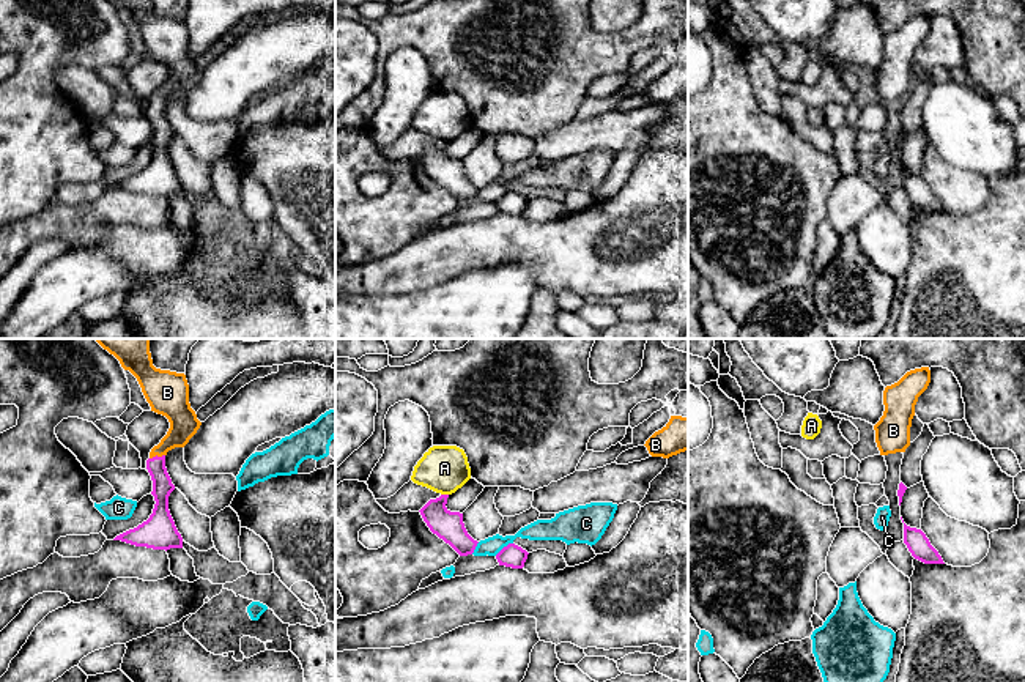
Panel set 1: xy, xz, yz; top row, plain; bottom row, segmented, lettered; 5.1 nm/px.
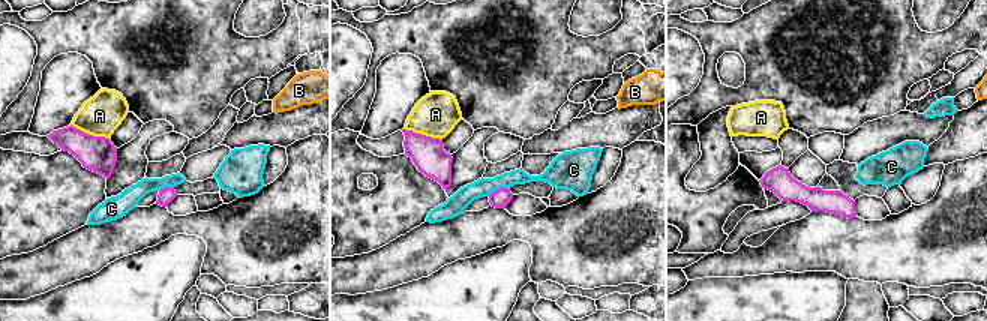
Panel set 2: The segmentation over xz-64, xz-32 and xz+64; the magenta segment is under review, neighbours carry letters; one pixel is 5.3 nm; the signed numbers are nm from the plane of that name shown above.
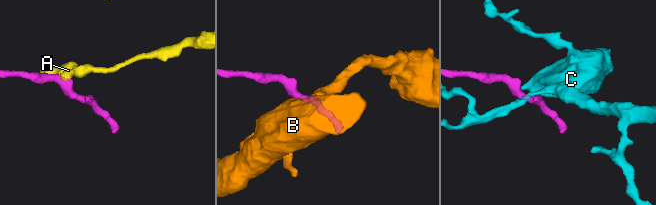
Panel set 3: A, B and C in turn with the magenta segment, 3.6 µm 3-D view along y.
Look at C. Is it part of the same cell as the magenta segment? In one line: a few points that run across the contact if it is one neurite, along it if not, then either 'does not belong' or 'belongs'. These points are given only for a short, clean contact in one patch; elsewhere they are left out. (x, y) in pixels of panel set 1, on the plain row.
line xz (512, 189), (495, 202); does not belong

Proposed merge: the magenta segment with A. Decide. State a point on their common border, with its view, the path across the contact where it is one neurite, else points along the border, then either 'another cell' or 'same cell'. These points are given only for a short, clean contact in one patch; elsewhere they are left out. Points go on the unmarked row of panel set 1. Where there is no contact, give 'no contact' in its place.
xz (444, 142) | along xz (441, 140), (447, 142) | another cell

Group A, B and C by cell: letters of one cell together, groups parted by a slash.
A / B / C

